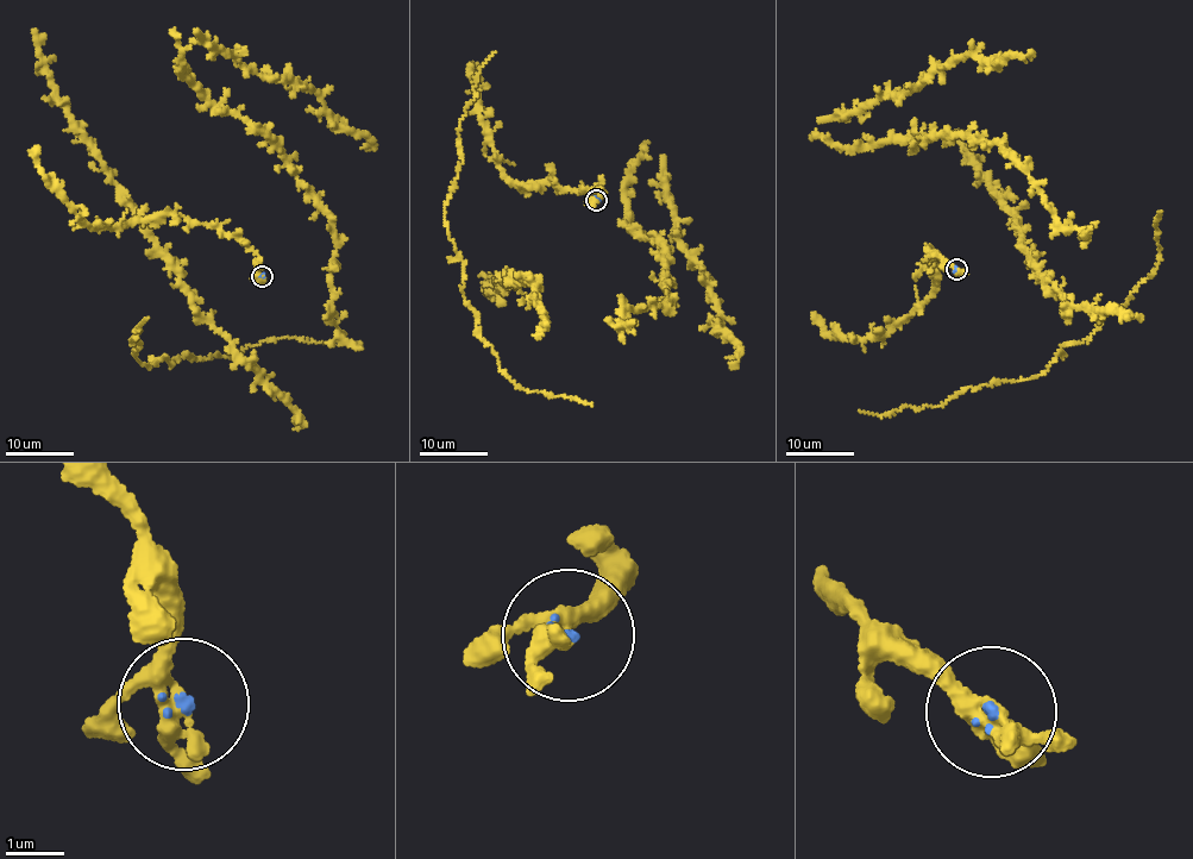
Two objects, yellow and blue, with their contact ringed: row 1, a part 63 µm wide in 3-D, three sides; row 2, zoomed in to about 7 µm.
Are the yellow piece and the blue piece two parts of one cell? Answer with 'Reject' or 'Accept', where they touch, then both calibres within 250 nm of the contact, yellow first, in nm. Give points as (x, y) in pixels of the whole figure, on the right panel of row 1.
Accept. Place: (956, 269). Thickness 280 nm (yellow) against 80 nm

